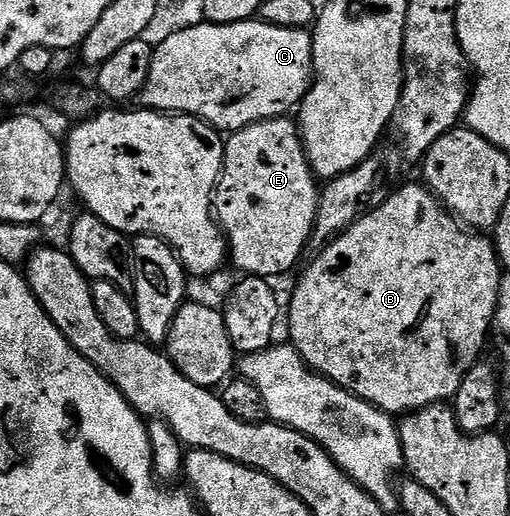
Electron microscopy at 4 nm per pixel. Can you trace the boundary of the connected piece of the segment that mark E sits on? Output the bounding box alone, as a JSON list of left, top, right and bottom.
[212,116,320,280]

